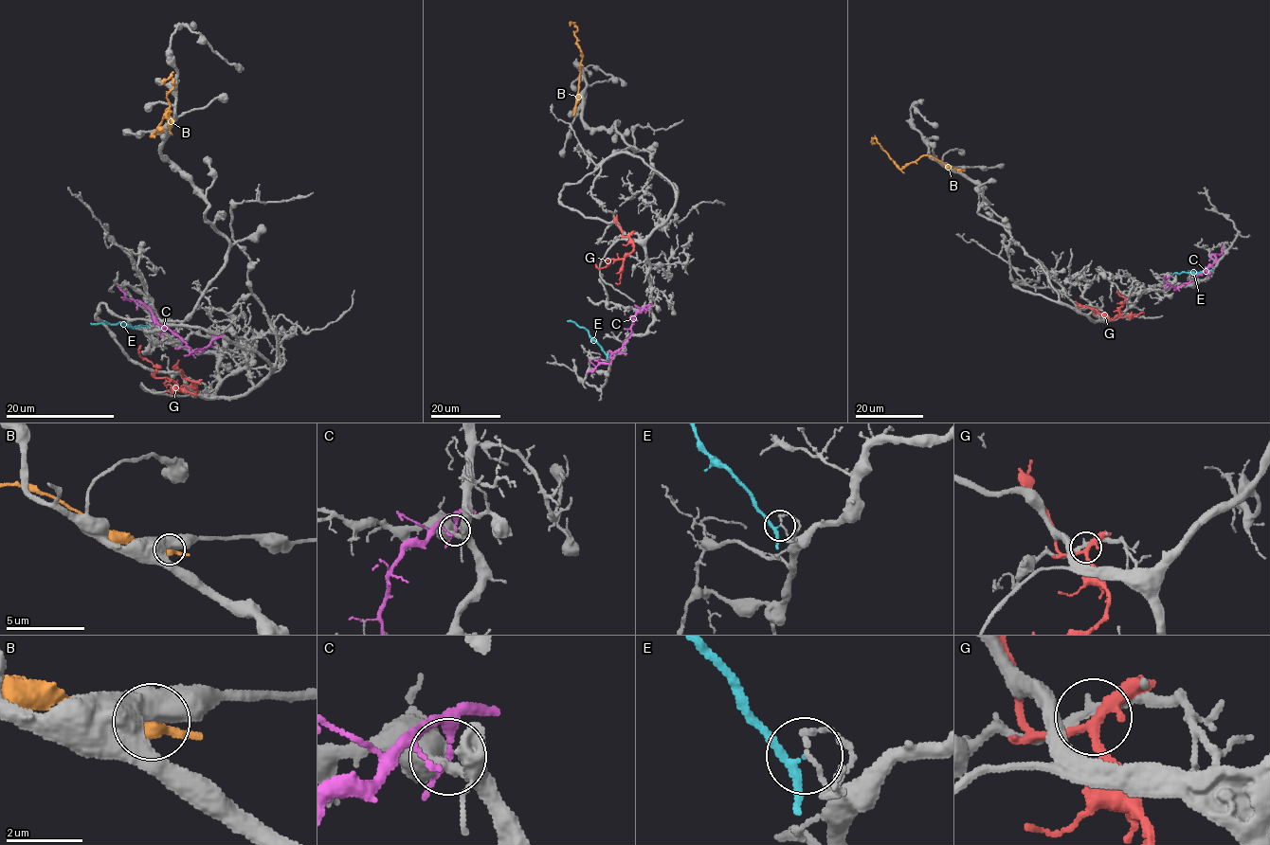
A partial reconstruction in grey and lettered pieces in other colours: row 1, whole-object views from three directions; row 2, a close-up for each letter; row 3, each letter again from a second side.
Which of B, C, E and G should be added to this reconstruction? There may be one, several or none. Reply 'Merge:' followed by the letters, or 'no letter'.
Merge: no letter

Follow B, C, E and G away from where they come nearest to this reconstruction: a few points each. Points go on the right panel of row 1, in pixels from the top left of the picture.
B: (960, 169), (947, 167), (934, 157), (921, 155), (900, 169), (875, 138), (872, 142), (875, 144)
C: (1169, 278), (1166, 281), (1172, 287), (1188, 283), (1216, 261), (1215, 255), (1222, 253), (1222, 245)
E: (1207, 271), (1171, 275)
G: (1097, 312), (1112, 318), (1119, 314), (1118, 310), (1125, 298), (1117, 291)

